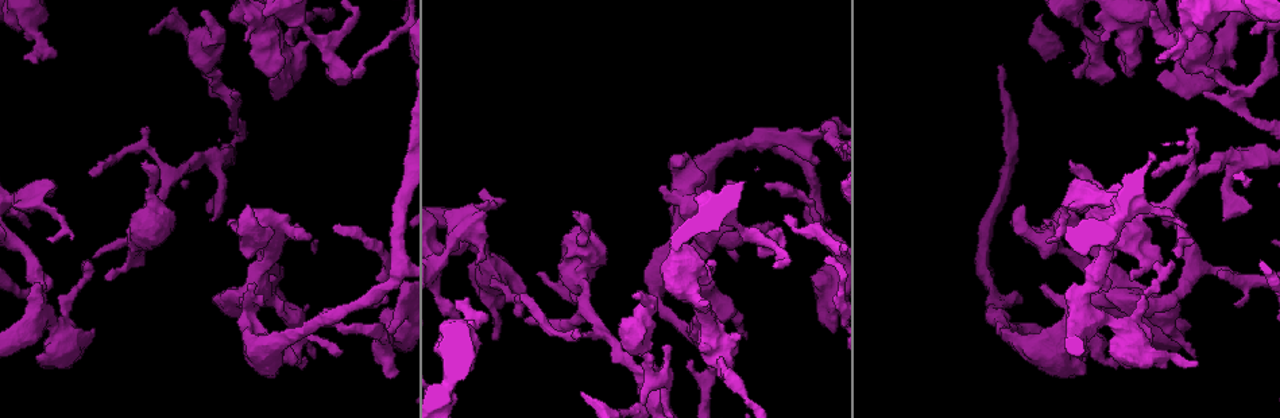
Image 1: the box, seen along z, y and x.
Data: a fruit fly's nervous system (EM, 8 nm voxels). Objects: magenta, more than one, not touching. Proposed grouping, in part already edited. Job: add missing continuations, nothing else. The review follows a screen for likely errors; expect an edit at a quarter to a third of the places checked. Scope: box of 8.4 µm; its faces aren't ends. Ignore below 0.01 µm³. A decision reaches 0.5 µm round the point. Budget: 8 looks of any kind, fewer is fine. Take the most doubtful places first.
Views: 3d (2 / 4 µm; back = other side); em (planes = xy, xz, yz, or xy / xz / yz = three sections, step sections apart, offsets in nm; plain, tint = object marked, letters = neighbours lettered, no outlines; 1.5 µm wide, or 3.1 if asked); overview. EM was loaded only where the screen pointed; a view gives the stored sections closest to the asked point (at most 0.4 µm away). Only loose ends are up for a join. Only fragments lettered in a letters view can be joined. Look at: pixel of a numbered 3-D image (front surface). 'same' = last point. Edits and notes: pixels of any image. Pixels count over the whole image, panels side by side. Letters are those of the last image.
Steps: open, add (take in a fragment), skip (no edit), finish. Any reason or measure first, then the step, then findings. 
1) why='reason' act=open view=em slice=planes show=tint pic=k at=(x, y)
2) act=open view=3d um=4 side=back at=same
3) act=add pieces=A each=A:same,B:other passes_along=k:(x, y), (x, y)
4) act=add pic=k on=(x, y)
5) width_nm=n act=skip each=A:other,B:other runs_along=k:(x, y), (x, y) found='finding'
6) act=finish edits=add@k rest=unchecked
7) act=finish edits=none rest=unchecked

why='branch stops here' act=open view=3d um=4 pic=1 at=(1158, 57)

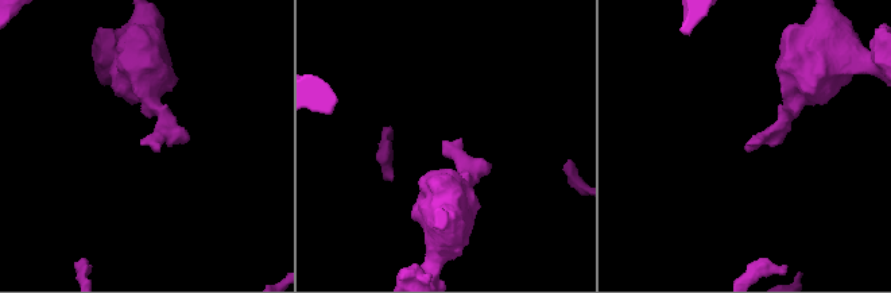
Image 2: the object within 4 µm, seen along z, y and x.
why='now the EM' act=open view=em slice=planes show=tint pic=2 at=(143, 145)

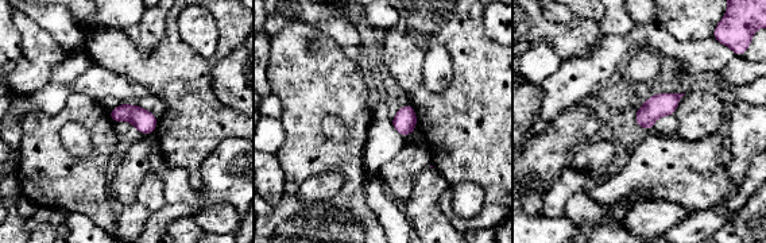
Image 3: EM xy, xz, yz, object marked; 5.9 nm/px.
why='what lies round it' act=open view=em slice=planes show=letters at=same

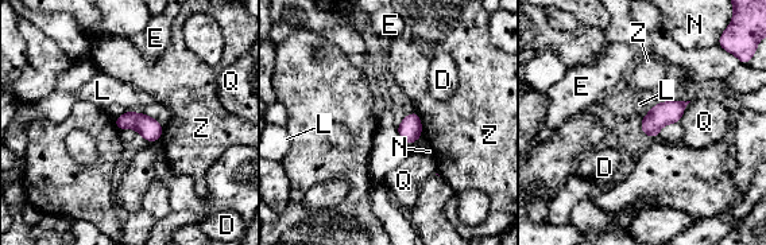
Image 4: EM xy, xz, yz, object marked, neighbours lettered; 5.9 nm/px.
longest_contact=Z:170nm act=skip each=D:other,E:other,L:other,N:other,Q:other,Z:other found='none of them fits'

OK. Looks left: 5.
why='branch stops here' act=open view=em slice=yz step=4 show=letters pic=1 at=(575, 210)

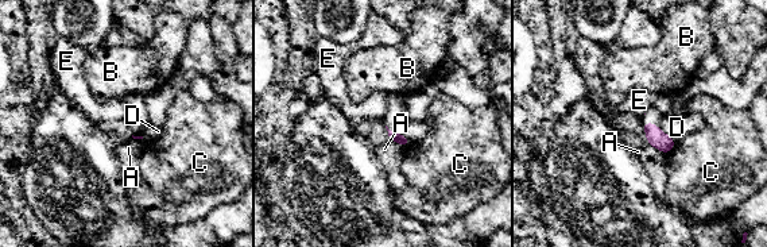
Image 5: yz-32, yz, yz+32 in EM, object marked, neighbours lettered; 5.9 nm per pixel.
act=open view=em slice=planes show=letters at=same

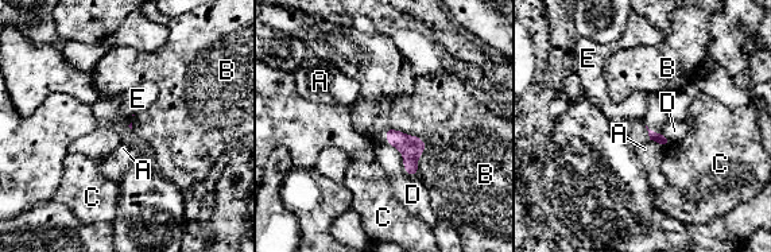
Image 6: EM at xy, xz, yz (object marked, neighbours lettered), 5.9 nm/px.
act=skip each=A:other,B:other,C:other,D:other,E:other border=6:(391, 127), (423, 142), (418, 175) found='no lettered fragment goes on from it'

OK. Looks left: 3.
why='an open end' act=open view=em slice=yz step=4 show=letters pic=1 at=(1178, 347)

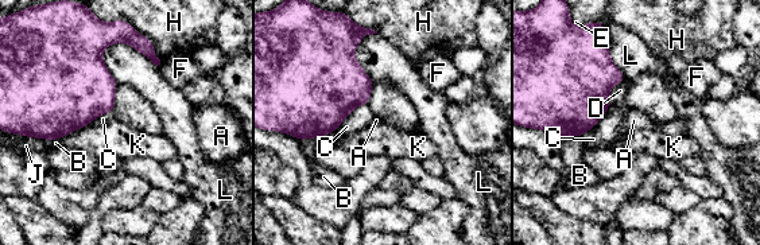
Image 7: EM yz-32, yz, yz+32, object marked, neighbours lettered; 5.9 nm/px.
act=skip each=A:other,B:other,C:other,D:other,E:other,F:other,H:other,J:other,K:other,L:other border=7:(34, 136), (49, 140) found='none of them fits'

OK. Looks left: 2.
why='an open end' act=open view=em slice=yz step=4 show=tint pic=1 at=(391, 378)

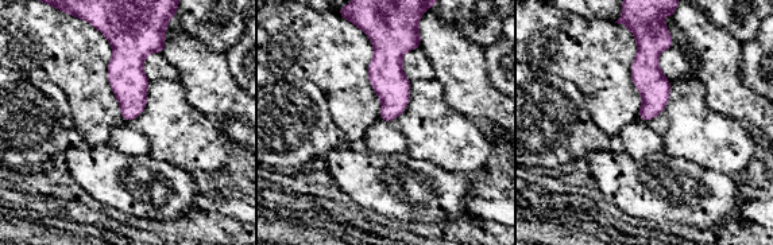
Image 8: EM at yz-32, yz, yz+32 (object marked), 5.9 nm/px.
act=open view=em slice=planes show=letters at=same

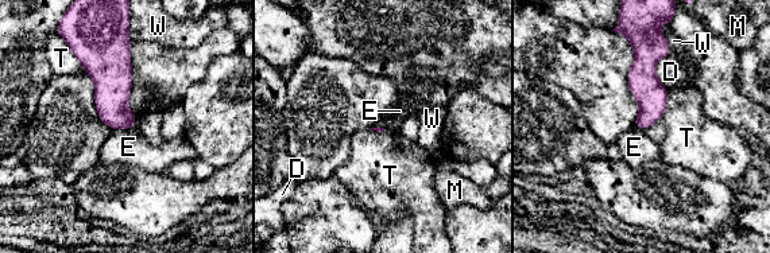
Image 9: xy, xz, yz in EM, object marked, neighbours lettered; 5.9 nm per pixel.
longest_contact=T:280nm act=skip each=D:other,E:other,M:other,T:other,W:other found='none of them fits'

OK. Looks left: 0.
act=finish edits=none rest=unchecked

